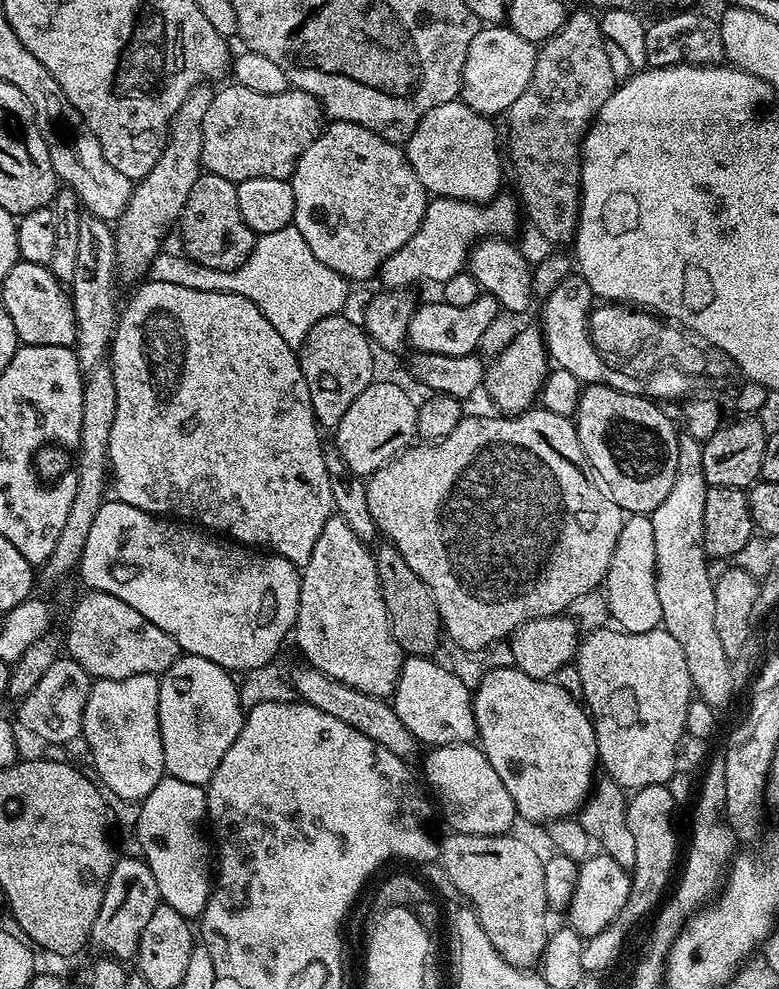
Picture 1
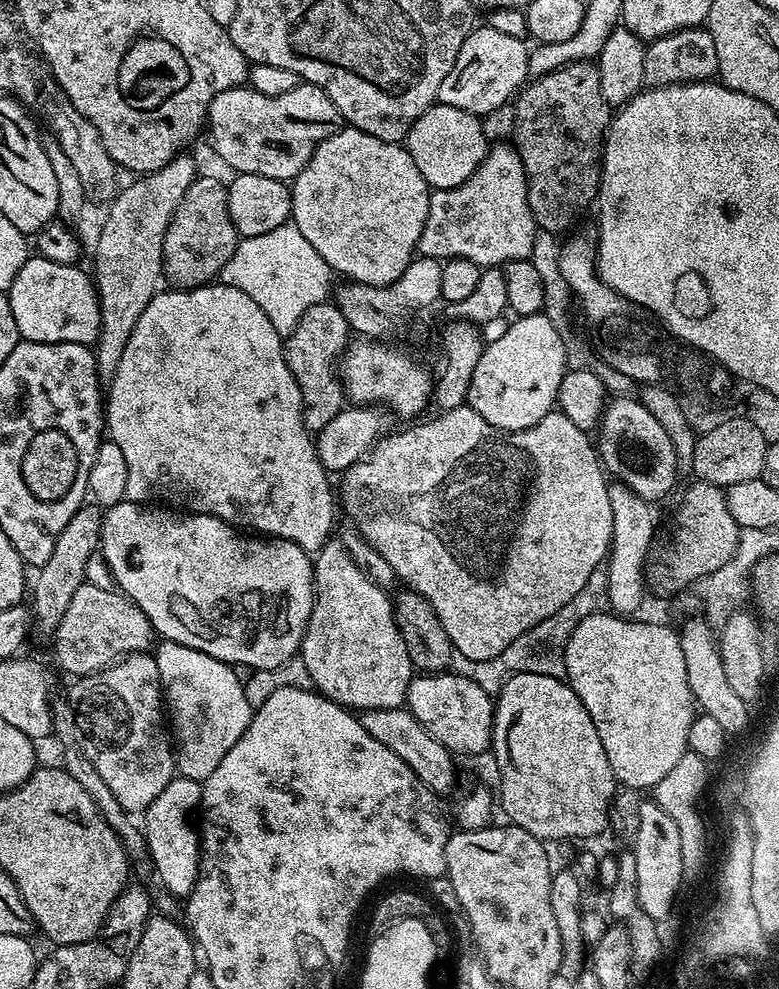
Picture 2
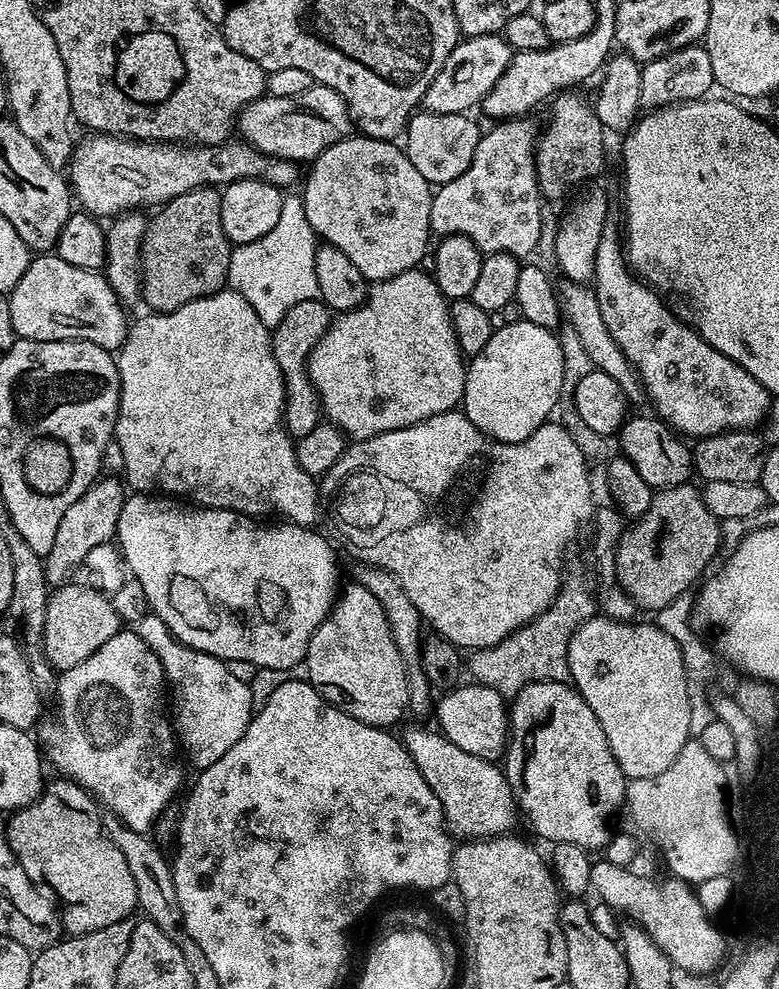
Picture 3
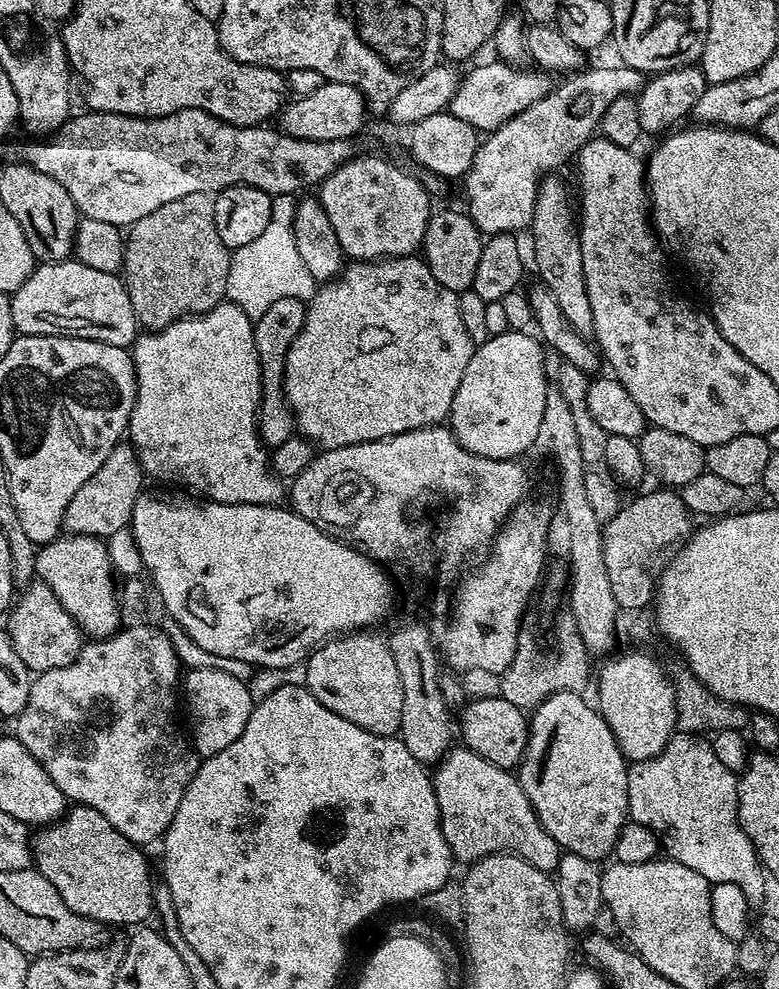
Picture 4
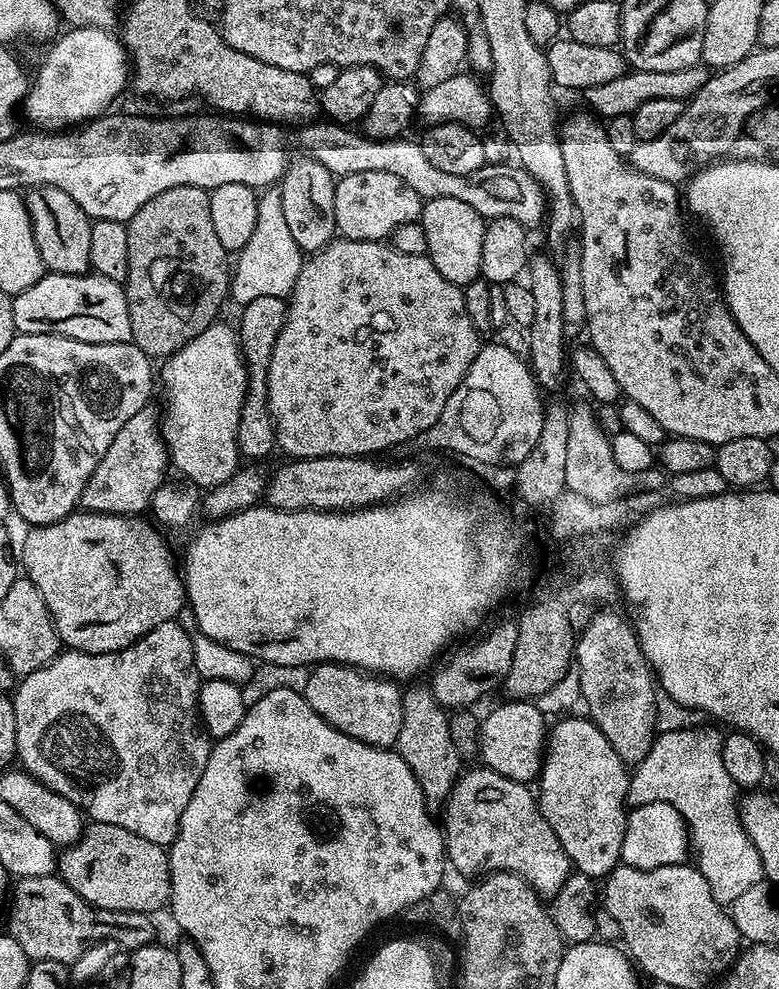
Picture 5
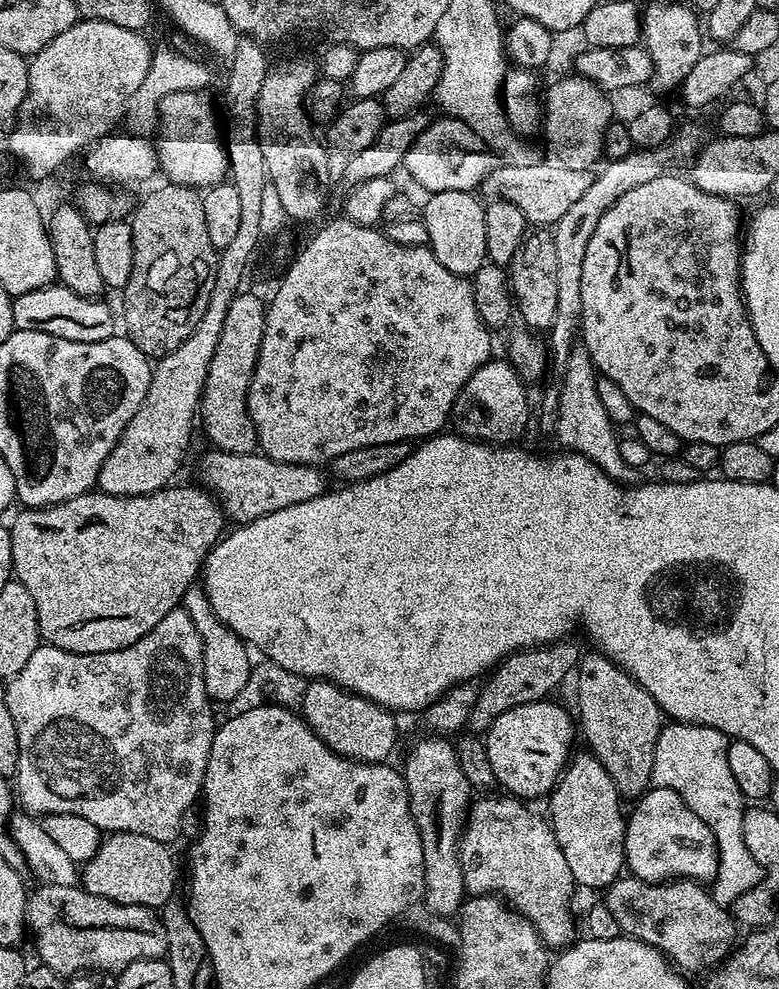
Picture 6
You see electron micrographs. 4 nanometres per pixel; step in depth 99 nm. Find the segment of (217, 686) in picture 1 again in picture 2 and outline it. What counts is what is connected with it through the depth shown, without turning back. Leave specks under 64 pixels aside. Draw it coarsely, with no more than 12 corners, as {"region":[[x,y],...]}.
{"region":[[155,645],[177,773],[202,782],[250,726],[244,684]]}

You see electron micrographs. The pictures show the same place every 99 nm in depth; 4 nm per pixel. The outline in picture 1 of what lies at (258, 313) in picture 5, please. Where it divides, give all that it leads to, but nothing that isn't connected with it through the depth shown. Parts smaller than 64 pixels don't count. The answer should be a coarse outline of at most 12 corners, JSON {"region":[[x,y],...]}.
{"region":[[322,318],[298,349],[317,425],[377,379],[359,323]]}

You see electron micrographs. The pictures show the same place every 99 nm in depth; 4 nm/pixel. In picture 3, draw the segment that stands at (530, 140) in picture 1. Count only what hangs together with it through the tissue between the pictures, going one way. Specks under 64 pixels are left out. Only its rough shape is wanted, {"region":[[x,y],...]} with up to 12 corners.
{"region":[[577,91],[553,97],[537,139],[545,199],[597,179],[606,130]]}

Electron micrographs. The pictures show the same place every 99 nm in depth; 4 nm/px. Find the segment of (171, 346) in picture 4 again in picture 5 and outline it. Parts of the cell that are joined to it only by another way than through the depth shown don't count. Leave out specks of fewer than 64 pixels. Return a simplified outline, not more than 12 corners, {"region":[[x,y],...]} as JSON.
{"region":[[217,322],[158,368],[171,467],[197,489],[242,464],[248,367]]}

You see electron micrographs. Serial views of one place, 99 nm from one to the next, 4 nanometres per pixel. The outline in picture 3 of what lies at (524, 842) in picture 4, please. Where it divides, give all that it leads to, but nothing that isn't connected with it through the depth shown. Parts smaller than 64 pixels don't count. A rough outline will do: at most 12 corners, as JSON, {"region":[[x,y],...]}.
{"region":[[439,731],[404,749],[461,841],[513,831],[516,799],[493,761]]}

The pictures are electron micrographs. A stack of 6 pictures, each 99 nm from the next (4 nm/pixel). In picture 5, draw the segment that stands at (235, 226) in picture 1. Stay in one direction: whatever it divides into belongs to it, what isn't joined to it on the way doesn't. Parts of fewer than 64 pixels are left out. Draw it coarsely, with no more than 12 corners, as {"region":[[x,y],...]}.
{"region":[[210,195],[126,223],[131,343],[167,358],[217,323],[230,253]]}

